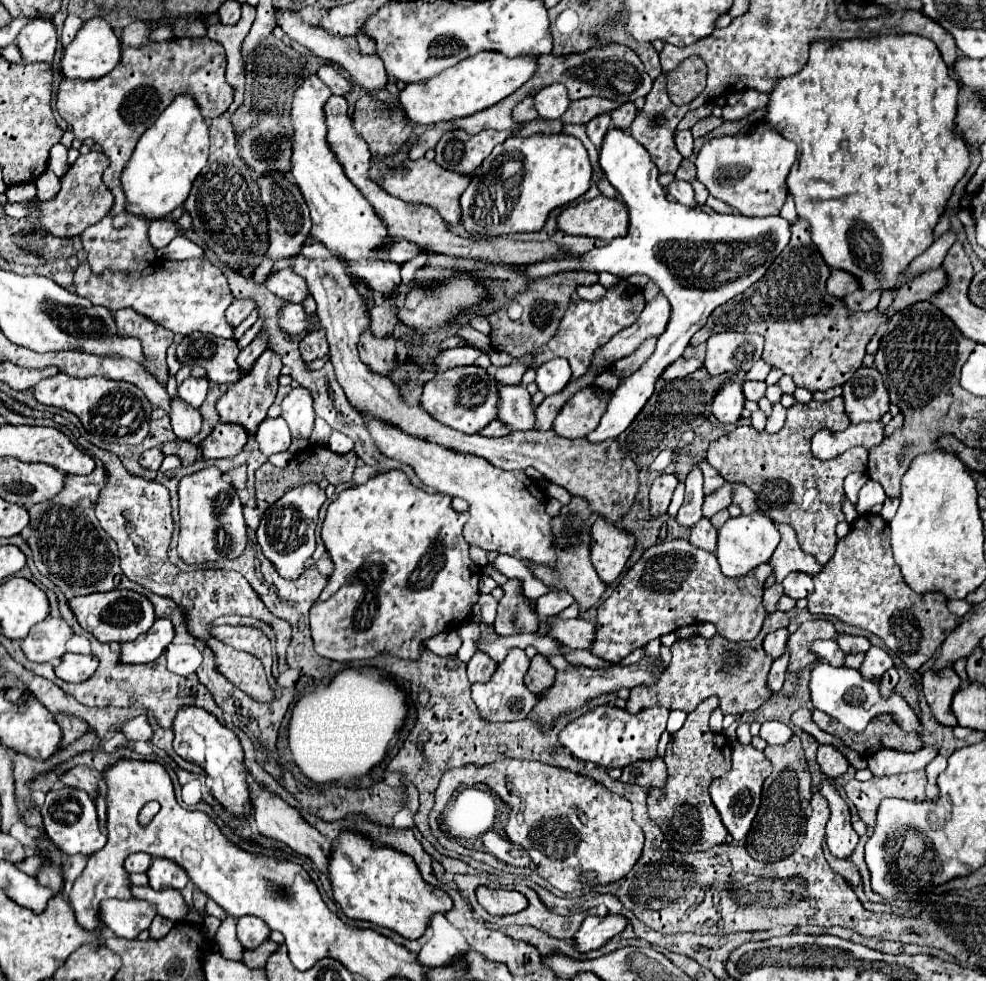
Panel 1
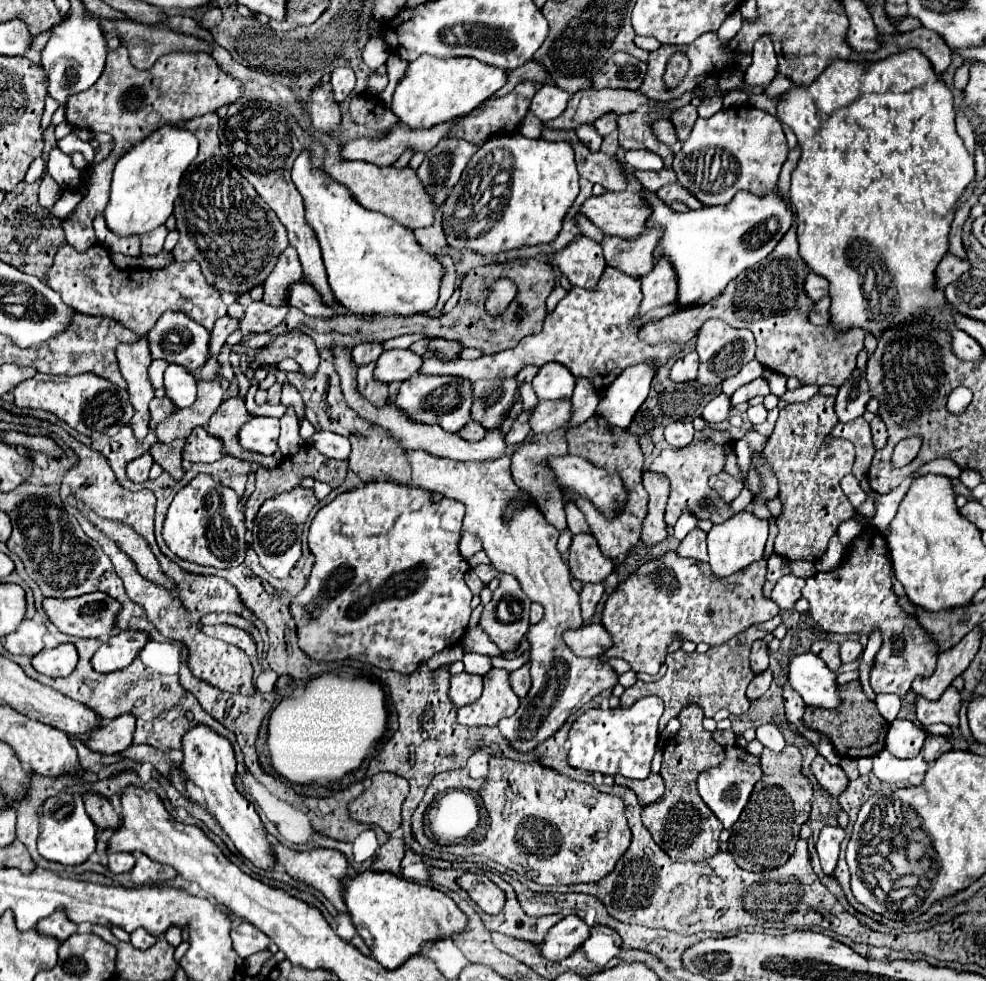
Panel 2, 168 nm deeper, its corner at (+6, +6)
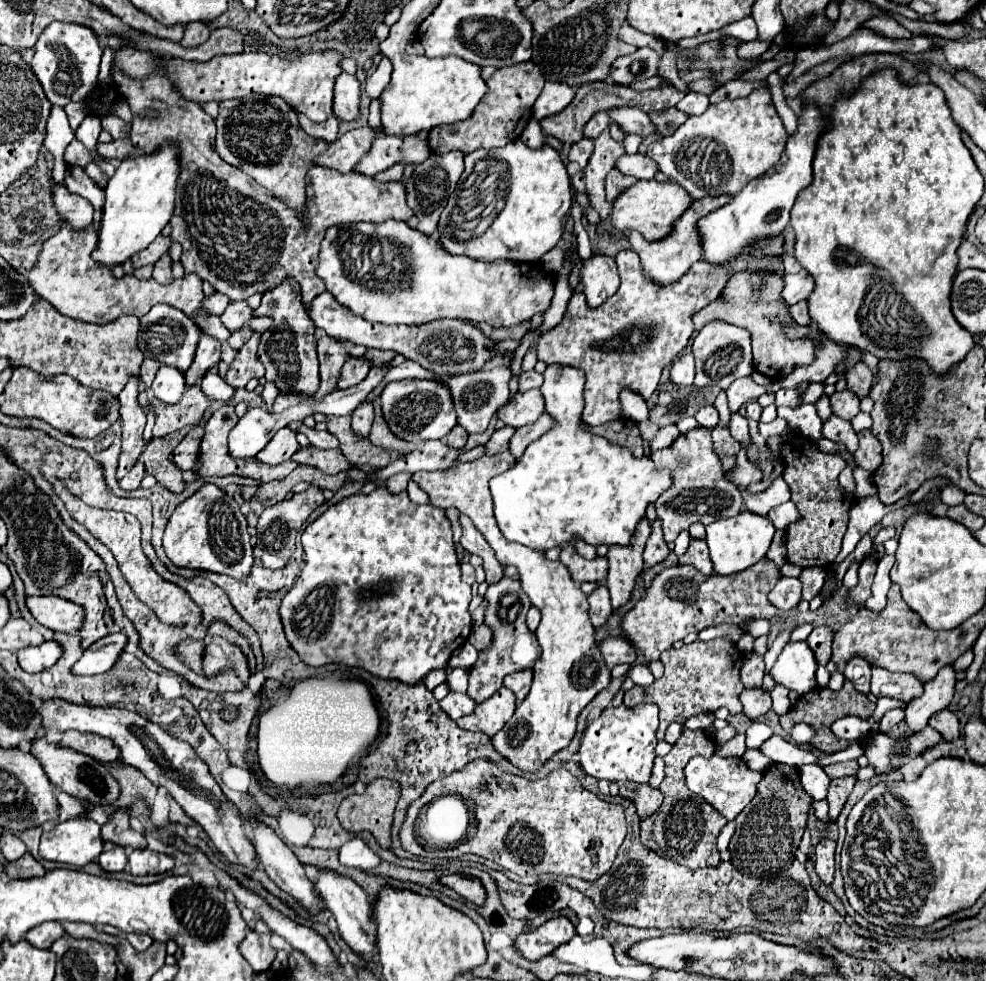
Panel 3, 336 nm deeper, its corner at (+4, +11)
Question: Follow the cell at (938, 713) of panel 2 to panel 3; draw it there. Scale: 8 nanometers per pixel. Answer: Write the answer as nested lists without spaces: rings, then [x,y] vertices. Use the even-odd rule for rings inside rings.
[[[942,710],[938,714],[934,714],[934,718],[930,718],[930,726],[942,734],[942,740],[946,742],[954,742],[960,738],[960,724],[958,718],[952,710]]]

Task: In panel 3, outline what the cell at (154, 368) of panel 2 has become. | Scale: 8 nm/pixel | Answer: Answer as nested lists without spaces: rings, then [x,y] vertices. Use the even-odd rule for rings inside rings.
[[[144,360],[142,366],[140,366],[140,380],[146,384],[146,390],[150,390],[150,384],[154,380],[154,374],[158,370],[160,362],[154,362],[154,360]]]

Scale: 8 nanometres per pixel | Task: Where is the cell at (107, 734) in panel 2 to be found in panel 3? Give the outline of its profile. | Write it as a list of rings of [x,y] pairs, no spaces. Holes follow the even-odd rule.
[[[66,730],[62,734],[62,740],[58,742],[58,746],[72,748],[80,754],[86,754],[86,756],[102,762],[102,764],[114,762],[118,758],[118,748],[108,738],[102,738],[98,734],[84,734],[78,730]]]

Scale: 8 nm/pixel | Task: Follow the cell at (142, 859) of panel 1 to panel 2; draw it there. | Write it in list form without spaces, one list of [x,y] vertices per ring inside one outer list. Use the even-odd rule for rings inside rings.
[[[116,853],[116,855],[110,855],[108,857],[108,869],[112,873],[124,873],[124,871],[130,871],[136,863],[136,857],[134,853]]]

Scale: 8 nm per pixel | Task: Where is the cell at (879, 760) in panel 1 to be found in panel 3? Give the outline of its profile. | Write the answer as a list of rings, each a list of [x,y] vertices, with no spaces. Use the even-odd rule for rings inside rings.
[[[938,742],[938,746],[934,746],[934,750],[926,752],[922,758],[928,764],[932,764],[938,758],[966,758],[966,748],[958,742]]]

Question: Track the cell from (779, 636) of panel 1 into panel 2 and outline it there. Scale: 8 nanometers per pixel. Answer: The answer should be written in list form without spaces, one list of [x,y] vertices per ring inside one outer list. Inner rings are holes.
[[[764,639],[754,641],[752,645],[752,653],[750,653],[750,663],[754,673],[762,673],[764,669],[768,669],[768,659],[770,659],[770,651],[768,651],[768,643]]]

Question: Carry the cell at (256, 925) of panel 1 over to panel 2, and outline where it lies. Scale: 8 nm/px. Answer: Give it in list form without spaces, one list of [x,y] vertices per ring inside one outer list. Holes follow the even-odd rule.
[[[240,921],[234,929],[232,929],[232,941],[234,941],[234,949],[236,953],[246,959],[248,955],[254,955],[256,951],[262,951],[268,947],[270,937],[264,935],[260,929],[256,929],[252,923],[248,921]]]

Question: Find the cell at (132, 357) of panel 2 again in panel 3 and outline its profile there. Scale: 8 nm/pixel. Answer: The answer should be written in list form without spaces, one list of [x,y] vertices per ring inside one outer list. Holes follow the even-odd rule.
[[[130,378],[126,388],[118,394],[120,422],[122,422],[122,452],[118,456],[116,480],[124,478],[128,474],[128,470],[136,464],[136,460],[144,448],[142,432],[146,426],[146,414],[136,400],[138,382],[140,382],[140,378]]]

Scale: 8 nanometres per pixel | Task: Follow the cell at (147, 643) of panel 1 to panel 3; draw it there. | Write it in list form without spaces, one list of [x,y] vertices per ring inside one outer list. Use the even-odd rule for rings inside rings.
[[[110,634],[96,640],[90,648],[84,650],[82,658],[72,666],[70,672],[74,676],[92,676],[110,670],[114,662],[120,658],[124,644],[126,644],[124,634]]]

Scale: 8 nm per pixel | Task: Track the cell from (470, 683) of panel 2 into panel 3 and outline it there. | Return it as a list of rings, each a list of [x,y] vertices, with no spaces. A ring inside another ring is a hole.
[[[450,692],[444,700],[440,700],[440,708],[448,714],[448,718],[458,720],[458,718],[474,712],[474,702],[470,702],[470,698],[466,698],[466,694]]]

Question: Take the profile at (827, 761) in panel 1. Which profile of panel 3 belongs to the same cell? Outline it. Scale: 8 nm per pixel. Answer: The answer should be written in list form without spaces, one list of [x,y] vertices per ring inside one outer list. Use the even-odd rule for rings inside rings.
[[[848,776],[848,778],[842,778],[842,780],[832,780],[830,782],[830,790],[828,790],[828,798],[826,800],[830,804],[828,816],[830,816],[832,822],[836,822],[836,818],[840,814],[844,802],[848,800],[848,796],[850,796],[850,792],[854,788],[854,782],[856,782],[854,776]]]

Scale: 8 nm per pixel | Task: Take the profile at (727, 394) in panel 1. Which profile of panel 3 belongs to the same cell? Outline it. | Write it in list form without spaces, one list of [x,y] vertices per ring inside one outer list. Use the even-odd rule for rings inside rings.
[[[702,406],[698,412],[696,412],[696,416],[694,416],[696,420],[698,420],[698,424],[702,426],[702,428],[714,428],[714,426],[718,426],[718,412],[716,412],[716,408],[714,406]]]

